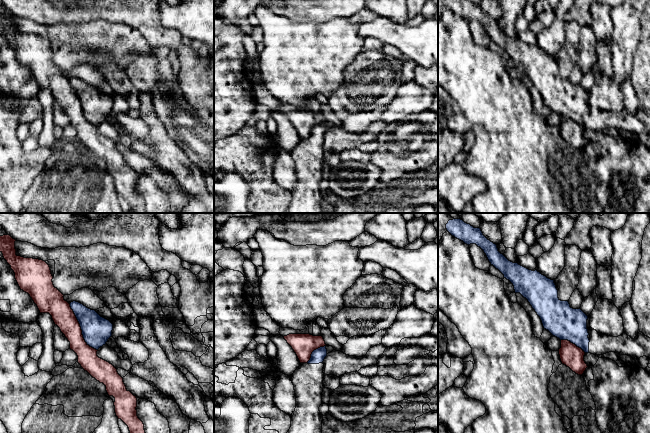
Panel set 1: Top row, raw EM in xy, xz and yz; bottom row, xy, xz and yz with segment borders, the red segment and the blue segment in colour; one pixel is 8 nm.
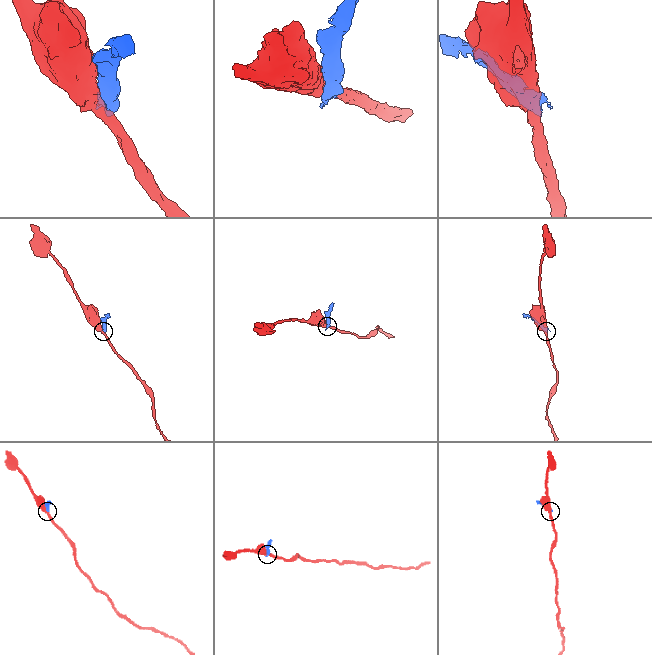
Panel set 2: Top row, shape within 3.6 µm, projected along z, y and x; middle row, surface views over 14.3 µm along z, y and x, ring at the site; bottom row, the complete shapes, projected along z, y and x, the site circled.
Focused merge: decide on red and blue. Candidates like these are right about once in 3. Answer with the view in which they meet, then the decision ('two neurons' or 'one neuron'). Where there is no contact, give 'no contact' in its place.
xy | two neurons

